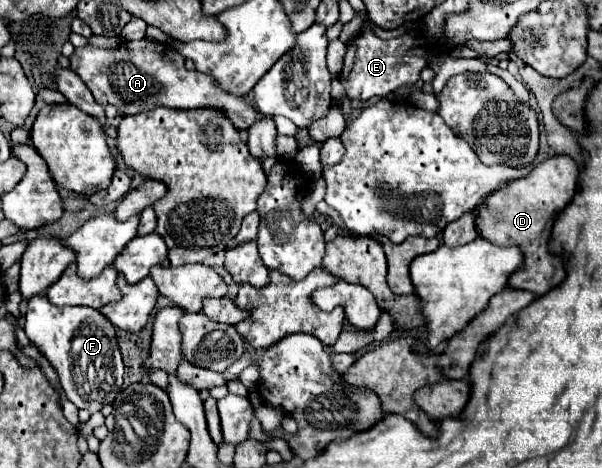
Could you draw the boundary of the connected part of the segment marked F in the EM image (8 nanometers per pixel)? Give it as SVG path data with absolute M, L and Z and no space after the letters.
M33 295L25 313L25 333L55 367L67 399L91 413L113 403L123 385L123 359L113 323L91 307L57 307L45 295Z

